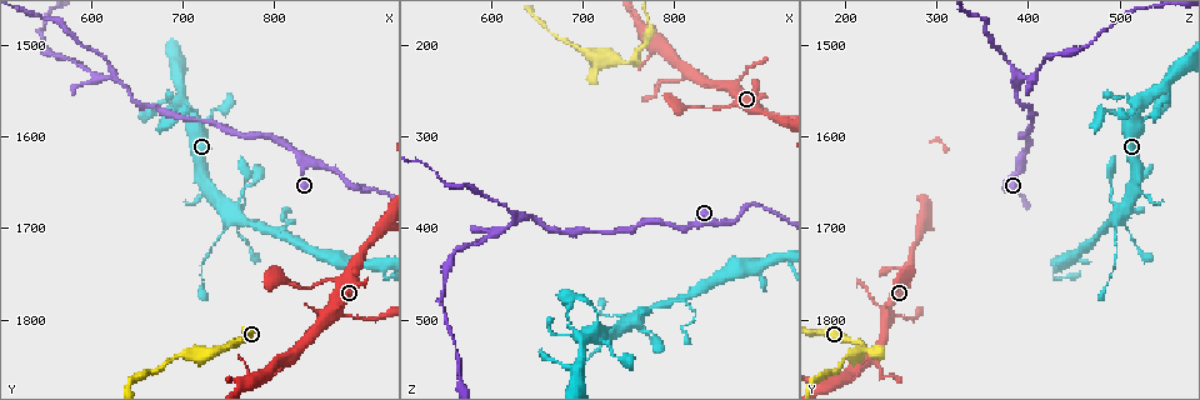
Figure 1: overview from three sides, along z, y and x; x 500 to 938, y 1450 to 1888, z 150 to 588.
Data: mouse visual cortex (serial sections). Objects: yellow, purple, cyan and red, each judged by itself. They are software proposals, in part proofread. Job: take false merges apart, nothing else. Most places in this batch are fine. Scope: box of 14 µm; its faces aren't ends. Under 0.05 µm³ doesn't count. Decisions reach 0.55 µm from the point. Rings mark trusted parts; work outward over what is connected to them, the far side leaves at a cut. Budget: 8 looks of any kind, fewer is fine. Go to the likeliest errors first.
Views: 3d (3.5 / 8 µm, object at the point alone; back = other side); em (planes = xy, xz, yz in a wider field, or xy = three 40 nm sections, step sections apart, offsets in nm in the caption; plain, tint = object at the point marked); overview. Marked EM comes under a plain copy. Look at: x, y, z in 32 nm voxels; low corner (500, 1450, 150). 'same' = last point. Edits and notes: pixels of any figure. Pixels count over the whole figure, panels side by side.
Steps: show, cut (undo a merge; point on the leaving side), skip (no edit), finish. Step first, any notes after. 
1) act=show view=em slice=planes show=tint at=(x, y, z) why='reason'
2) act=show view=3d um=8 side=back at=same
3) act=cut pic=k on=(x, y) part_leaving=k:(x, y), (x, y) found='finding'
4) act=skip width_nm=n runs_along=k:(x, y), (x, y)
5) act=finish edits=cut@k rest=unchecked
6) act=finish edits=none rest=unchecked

act=show view=3d um=8 at=(635, 1535, 390) why='three arms meet'

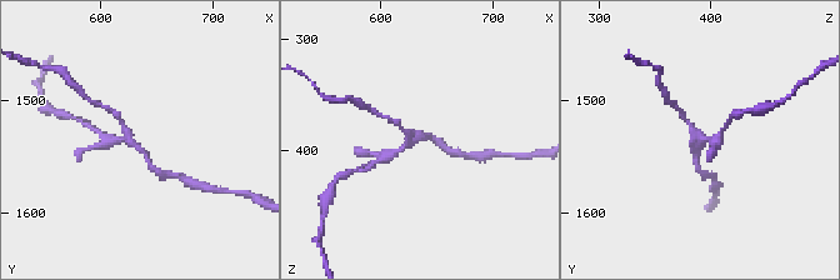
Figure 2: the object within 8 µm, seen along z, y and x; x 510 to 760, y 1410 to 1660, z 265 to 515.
act=show view=em slice=xy step=2 show=tint at=(632, 1540, 390) arms=3 arm_widths_nm=150,200,250

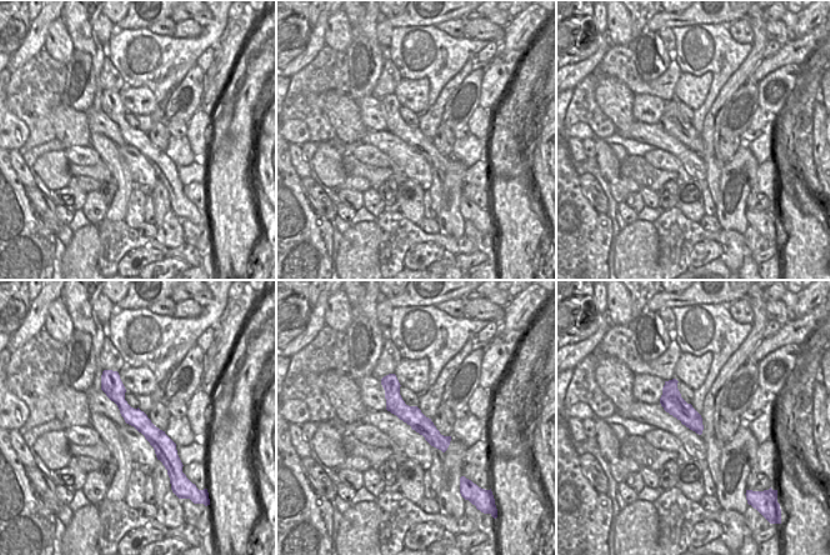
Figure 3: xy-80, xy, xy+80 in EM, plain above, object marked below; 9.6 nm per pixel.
act=skip runs_along=2:(158, 171), (135, 144), (104, 138) found='continuous, no second cell'

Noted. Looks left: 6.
act=show view=3d um=8 at=(805, 1710, 475)

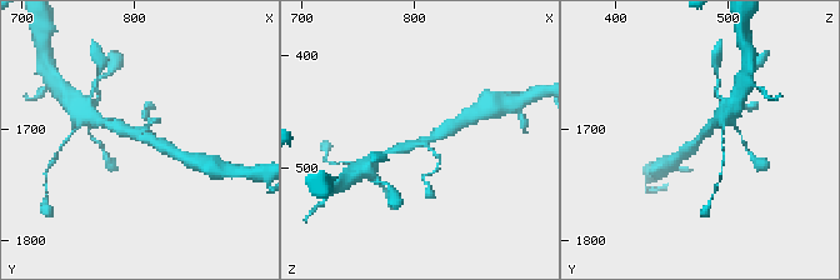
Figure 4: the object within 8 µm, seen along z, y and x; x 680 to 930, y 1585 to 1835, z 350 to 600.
act=show view=3d um=3.5 at=(806, 1706, 478)

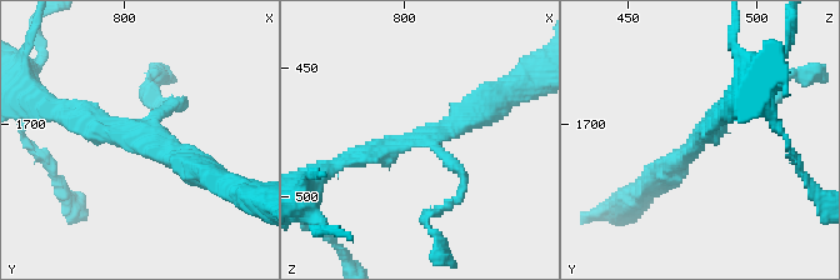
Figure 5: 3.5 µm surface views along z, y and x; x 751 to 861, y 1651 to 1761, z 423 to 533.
act=show view=em slice=xy step=5 show=tint at=(805, 1707, 478) why='shape alone is not enough'

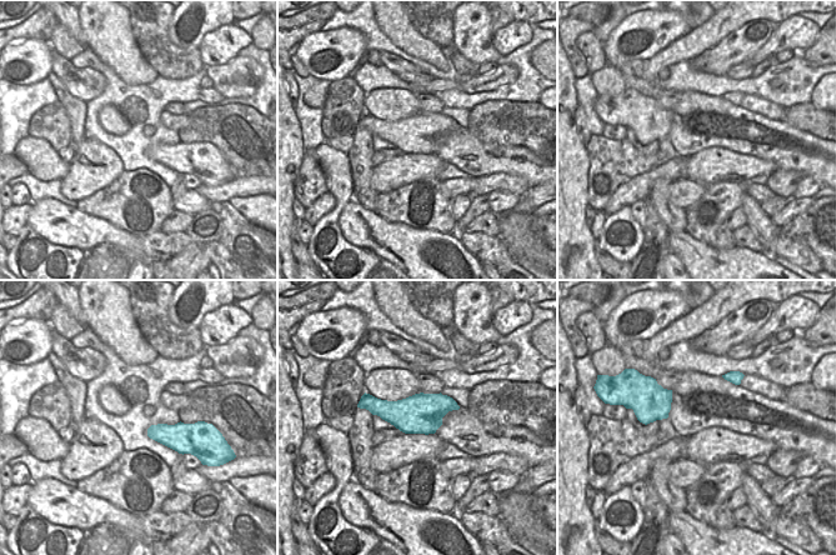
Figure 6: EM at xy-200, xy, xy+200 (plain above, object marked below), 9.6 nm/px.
act=skip runs_along=5:(65, 116), (206, 174) found='one cell here'

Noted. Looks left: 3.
act=show view=3d um=3.5 at=(725, 1835, 215) why='two arms in line, one across'

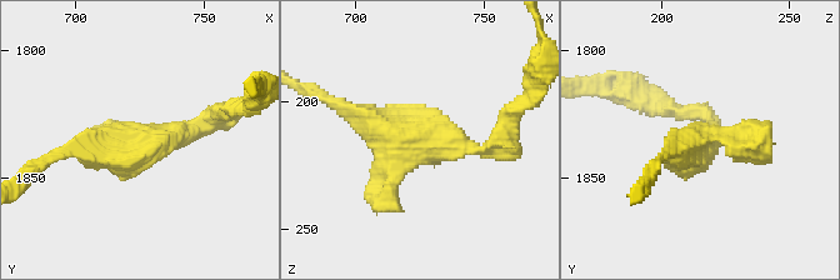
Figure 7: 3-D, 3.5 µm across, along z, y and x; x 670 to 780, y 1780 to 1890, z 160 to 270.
act=show view=em slice=xy step=5 show=tint at=(726, 1836, 213) arms=3 arm_widths_nm=150,200,350

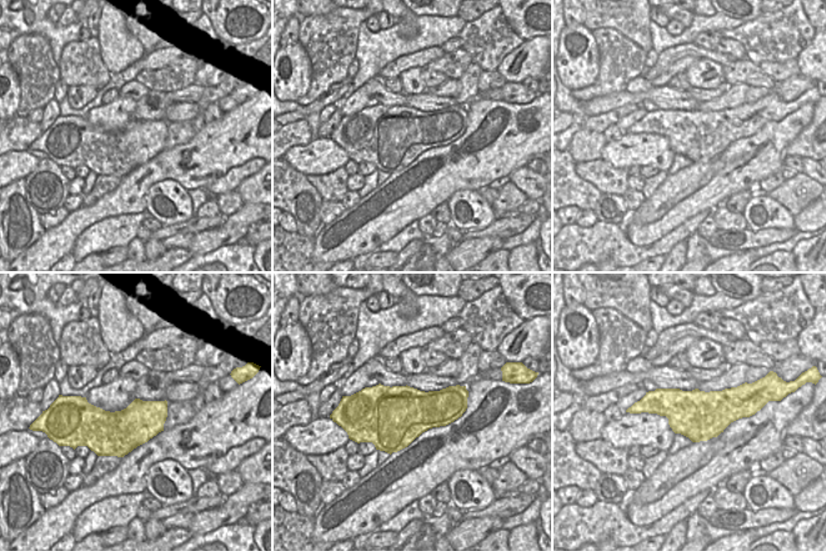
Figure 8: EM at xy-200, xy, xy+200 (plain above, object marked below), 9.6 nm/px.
act=skip runs_along=7:(490, 144), (425, 141), (345, 109) found='one cell here'

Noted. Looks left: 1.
act=finish edits=none rest=unchecked

